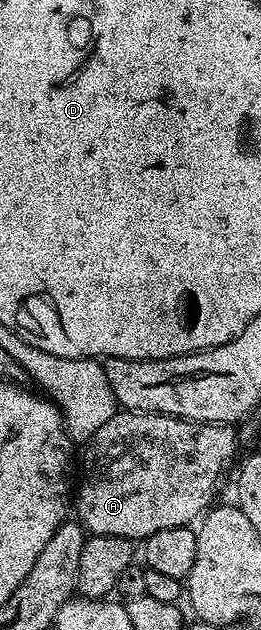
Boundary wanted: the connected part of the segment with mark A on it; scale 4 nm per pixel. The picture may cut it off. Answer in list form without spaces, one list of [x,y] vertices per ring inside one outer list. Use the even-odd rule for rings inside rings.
[[[118,410],[117,414],[111,417],[111,421],[107,421],[107,425],[103,425],[103,429],[99,429],[99,433],[95,433],[95,437],[87,444],[89,456],[85,459],[85,476],[81,479],[81,488],[78,491],[76,488],[75,491],[75,511],[77,507],[78,515],[76,518],[89,535],[110,535],[130,541],[144,541],[151,533],[159,533],[159,529],[190,526],[194,522],[193,518],[196,520],[202,513],[210,510],[214,502],[213,494],[216,493],[225,470],[232,465],[233,458],[237,455],[237,435],[233,431],[236,430],[228,423],[199,423],[192,419],[178,419],[176,415],[154,415],[144,411]]]

